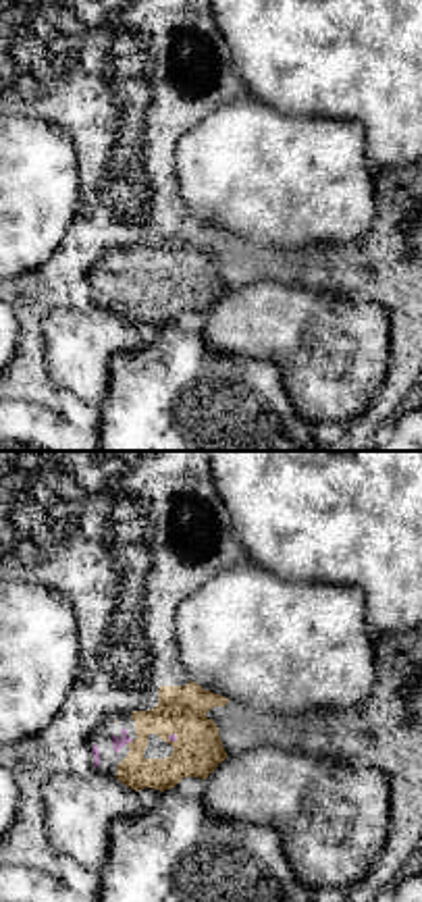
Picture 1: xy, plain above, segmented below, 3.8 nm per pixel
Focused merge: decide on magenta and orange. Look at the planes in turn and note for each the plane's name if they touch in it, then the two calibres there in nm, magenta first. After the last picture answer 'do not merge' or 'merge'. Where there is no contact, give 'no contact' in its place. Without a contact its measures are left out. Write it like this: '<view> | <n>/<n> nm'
xy | 20/190 nm

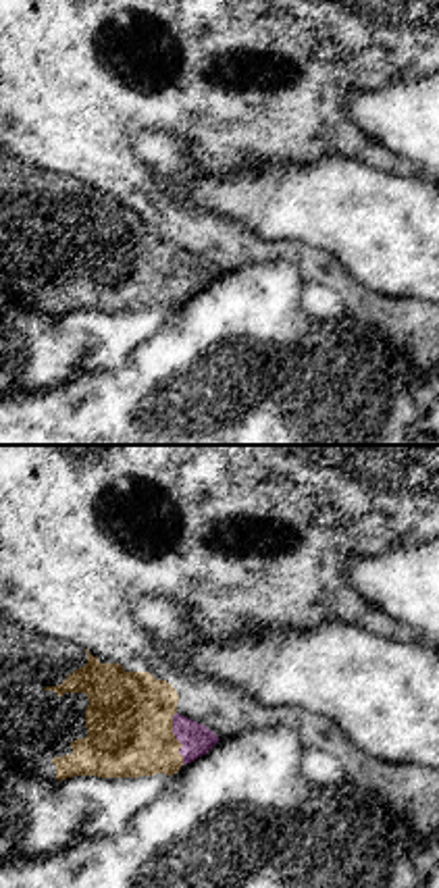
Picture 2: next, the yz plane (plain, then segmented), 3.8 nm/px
yz | 120/340 nm

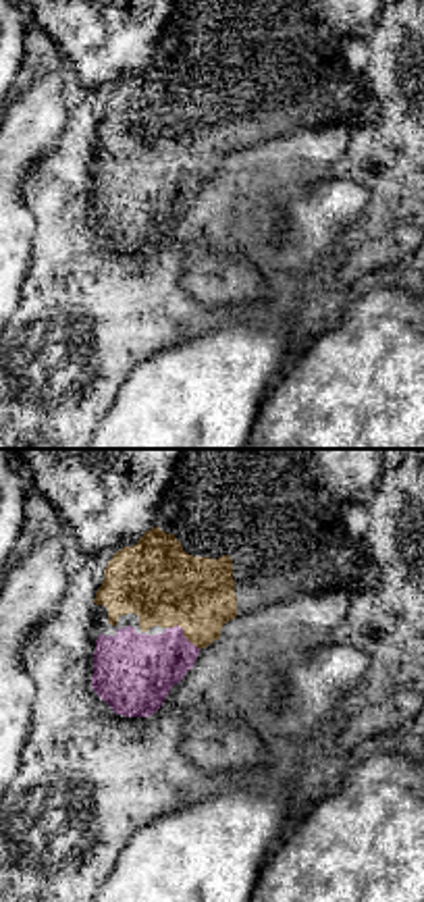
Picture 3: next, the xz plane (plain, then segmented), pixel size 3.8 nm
xz | 300/320 nm

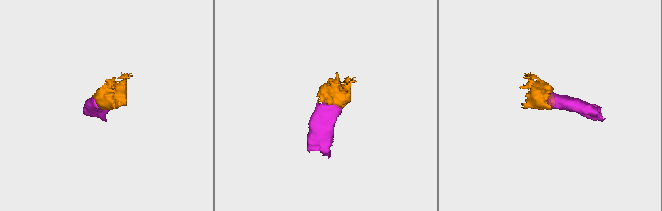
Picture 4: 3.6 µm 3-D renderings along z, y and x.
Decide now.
merge

